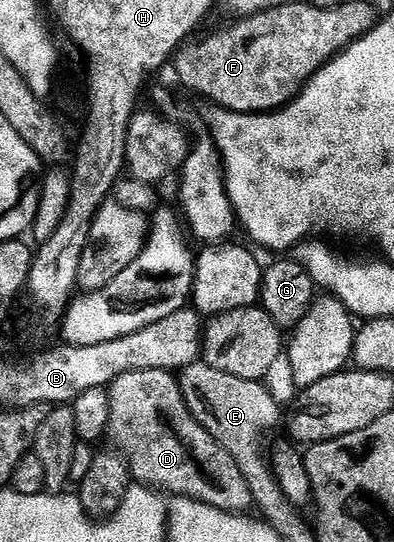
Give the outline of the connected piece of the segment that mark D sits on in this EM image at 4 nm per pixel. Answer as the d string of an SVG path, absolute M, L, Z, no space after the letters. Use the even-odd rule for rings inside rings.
M133 371L110 384L109 438L126 460L131 476L143 488L167 495L180 495L197 503L212 505L221 511L246 513L254 507L254 498L240 473L219 445L192 417L182 396L177 378L168 371Z

